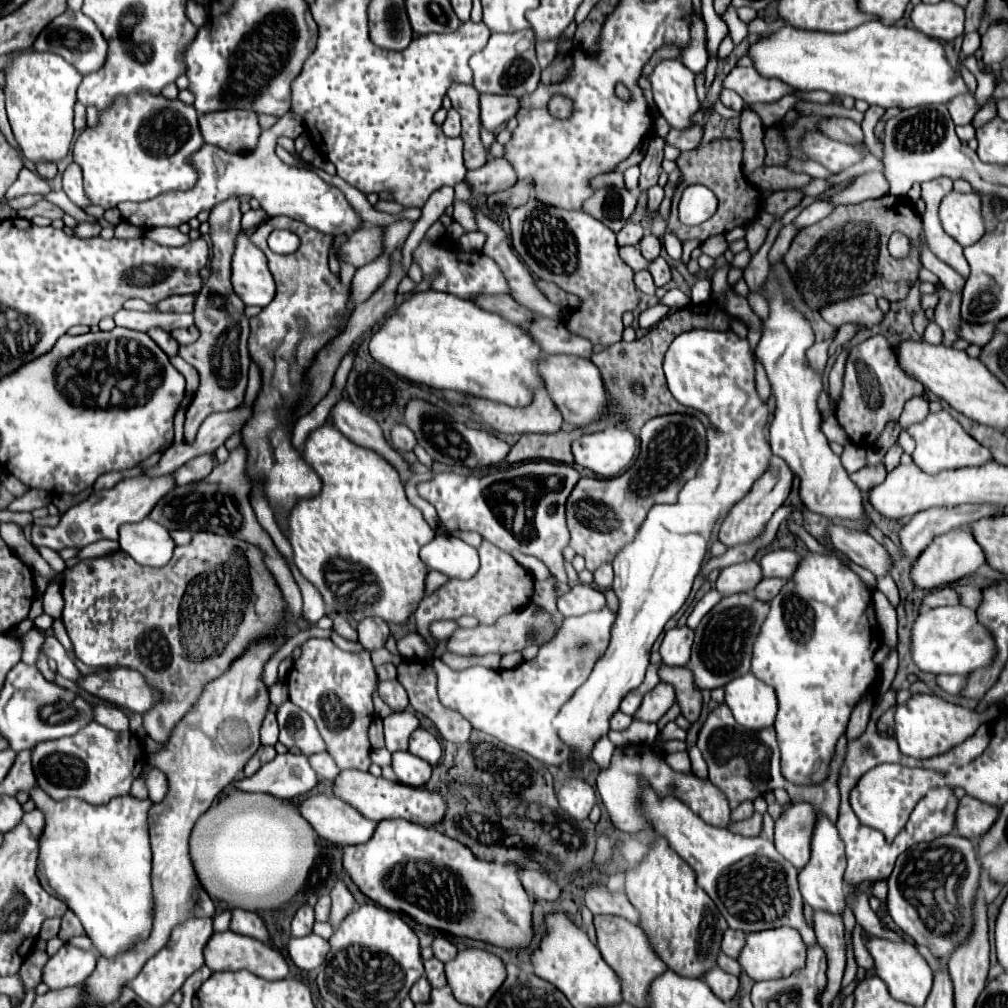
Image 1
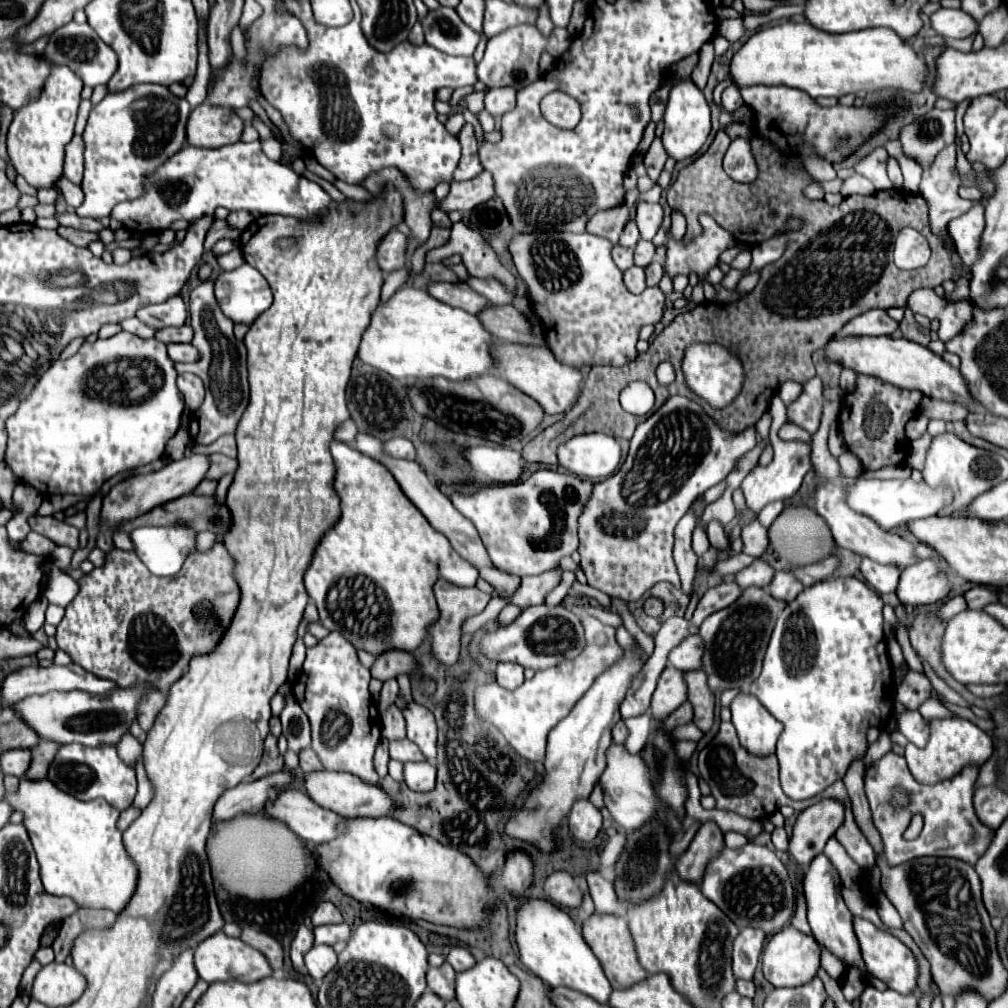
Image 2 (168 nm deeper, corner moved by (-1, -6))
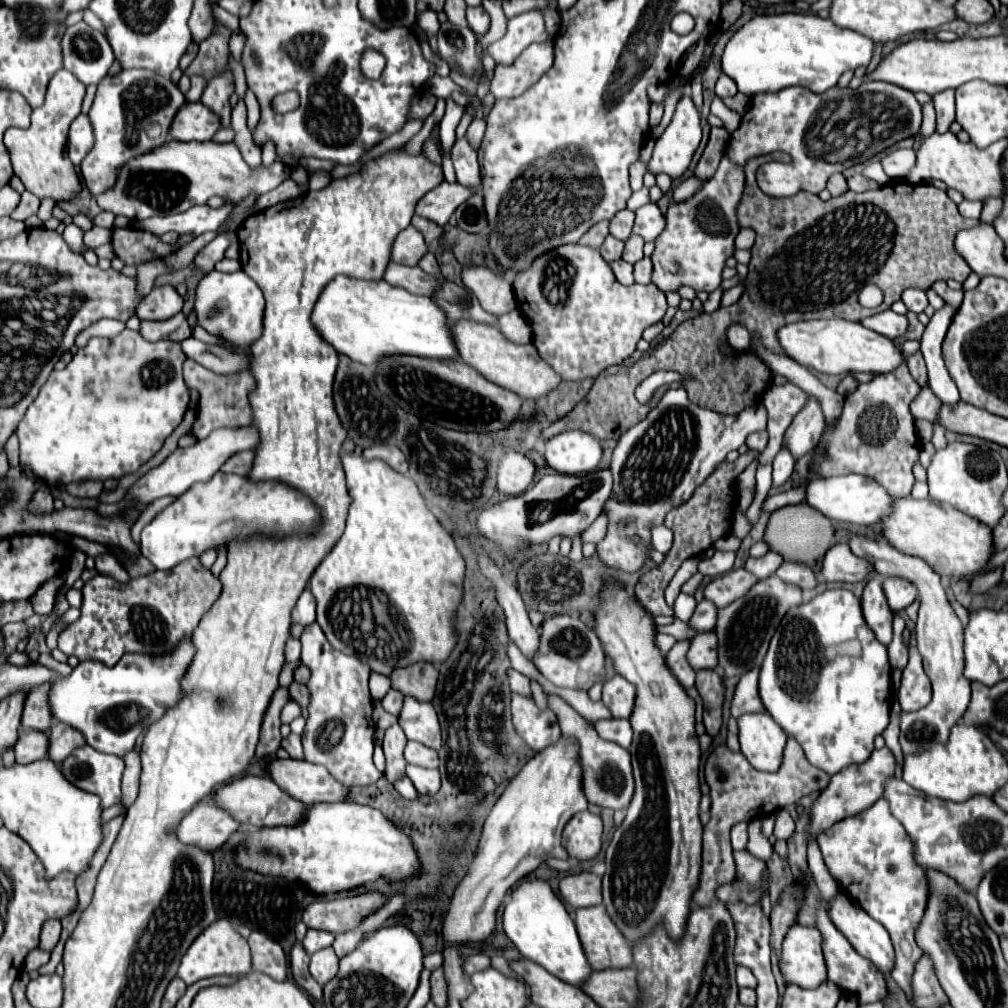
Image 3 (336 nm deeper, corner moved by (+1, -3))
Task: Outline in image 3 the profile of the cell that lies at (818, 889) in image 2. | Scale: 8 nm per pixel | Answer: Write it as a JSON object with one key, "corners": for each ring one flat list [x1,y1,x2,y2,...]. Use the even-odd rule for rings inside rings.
{"corners":[[824,902,818,908,818,930,824,936,824,956,826,956,826,966,828,966,828,980,834,982,848,996,856,996,858,1004,868,1004,868,1002,884,1000,884,996,888,994,888,988,886,988,882,972,868,958,862,958,850,946,850,942,836,930,836,926,830,922,830,918,826,914,826,904]]}

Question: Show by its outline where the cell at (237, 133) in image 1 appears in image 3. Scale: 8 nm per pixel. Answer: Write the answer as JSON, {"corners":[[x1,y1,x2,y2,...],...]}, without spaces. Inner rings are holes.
{"corners":[[186,102,172,120,172,140,212,140,218,132,220,120,202,102]]}

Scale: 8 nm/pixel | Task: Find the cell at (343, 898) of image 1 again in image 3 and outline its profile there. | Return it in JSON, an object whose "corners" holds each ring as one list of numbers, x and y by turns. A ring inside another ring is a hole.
{"corners":[[308,930,306,938,302,940,302,946,308,954,314,954,322,948,332,946,332,942,334,942,334,934,328,934,328,932,322,932,322,930]]}

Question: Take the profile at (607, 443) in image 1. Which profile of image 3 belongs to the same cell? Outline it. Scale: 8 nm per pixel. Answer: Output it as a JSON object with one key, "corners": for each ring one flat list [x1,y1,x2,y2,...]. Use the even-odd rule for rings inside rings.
{"corners":[[564,432,546,442,546,464,560,474,586,474,598,470,602,458,600,442,584,432]]}

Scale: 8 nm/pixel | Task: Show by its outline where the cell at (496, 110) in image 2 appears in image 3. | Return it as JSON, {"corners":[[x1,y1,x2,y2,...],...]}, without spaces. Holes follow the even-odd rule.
{"corners":[[550,42,530,44,520,58,516,58,516,62,508,66,496,66,490,86,492,94,496,98,514,98,524,94,552,66,552,60,554,48]]}

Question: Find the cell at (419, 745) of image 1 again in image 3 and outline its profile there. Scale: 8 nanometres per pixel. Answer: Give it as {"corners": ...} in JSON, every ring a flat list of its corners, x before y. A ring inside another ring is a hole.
{"corners":[[406,696,398,724,402,726,408,740,416,740,434,750,442,746,438,716,430,702,418,702,416,698]]}

